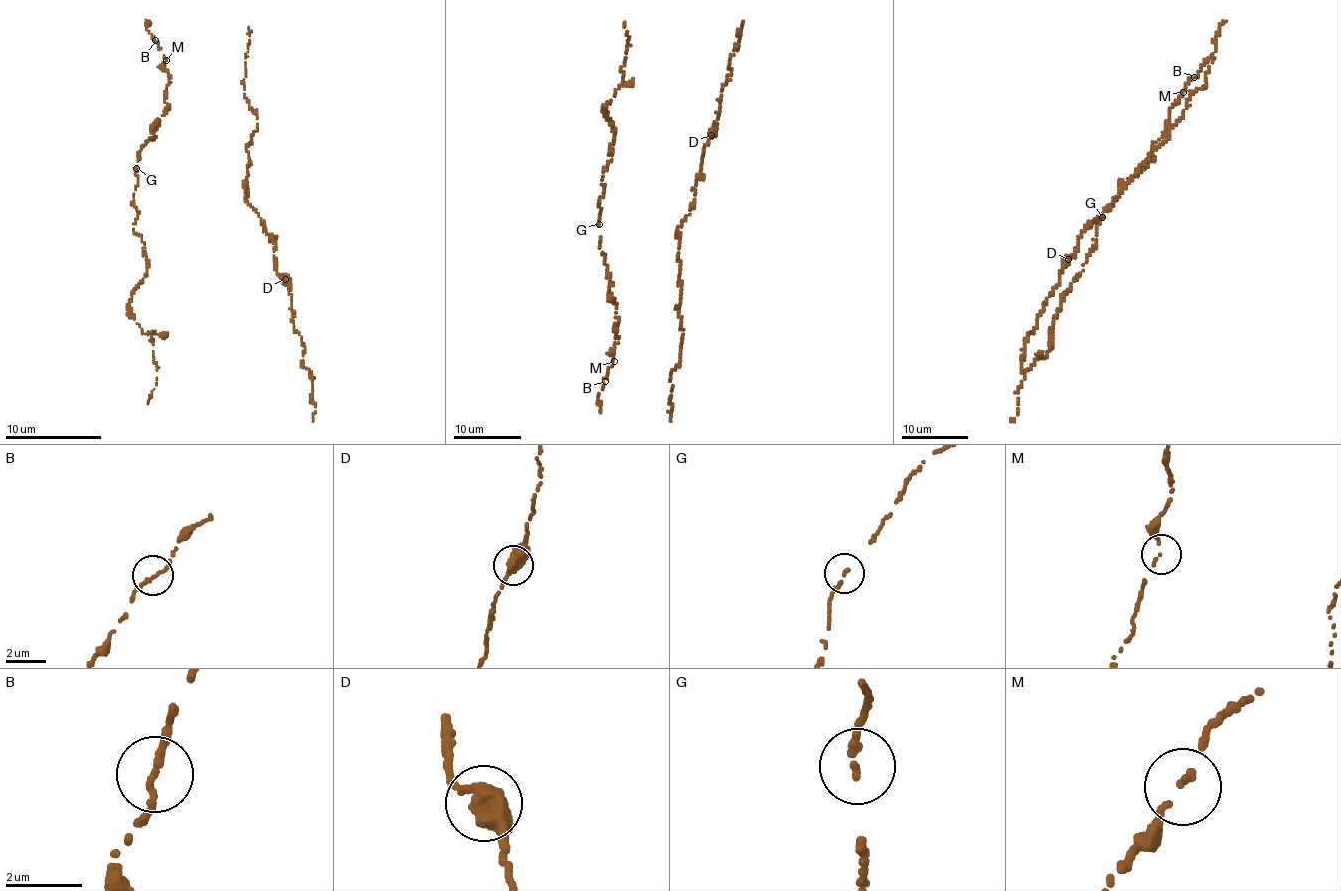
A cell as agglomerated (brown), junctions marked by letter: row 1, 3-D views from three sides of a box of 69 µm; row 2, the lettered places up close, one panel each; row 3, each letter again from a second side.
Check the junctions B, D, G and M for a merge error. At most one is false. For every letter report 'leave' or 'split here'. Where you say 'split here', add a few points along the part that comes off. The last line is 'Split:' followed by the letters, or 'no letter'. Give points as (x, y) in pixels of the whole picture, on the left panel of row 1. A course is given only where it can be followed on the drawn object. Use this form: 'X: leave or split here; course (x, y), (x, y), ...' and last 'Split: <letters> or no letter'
B: leave
D: leave
G: leave
M: leave
Split: no letter

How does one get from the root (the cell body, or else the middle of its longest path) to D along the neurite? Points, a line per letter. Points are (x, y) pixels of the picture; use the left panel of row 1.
D: (248, 193), (245, 202), (258, 213), (265, 227), (263, 231), (275, 243), (274, 267), (285, 279)

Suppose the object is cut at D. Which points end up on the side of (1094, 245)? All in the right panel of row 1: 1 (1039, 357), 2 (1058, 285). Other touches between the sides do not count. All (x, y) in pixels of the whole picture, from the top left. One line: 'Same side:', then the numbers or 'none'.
Same side: 1

